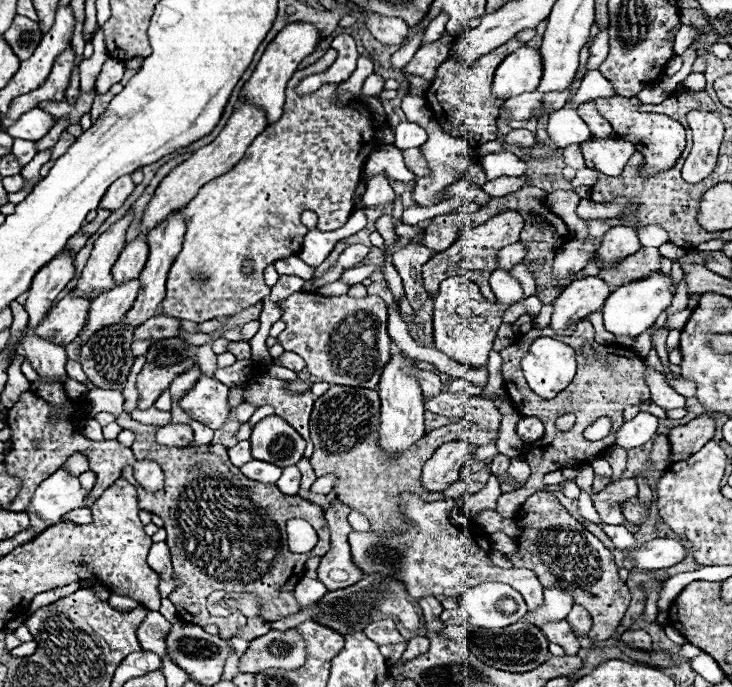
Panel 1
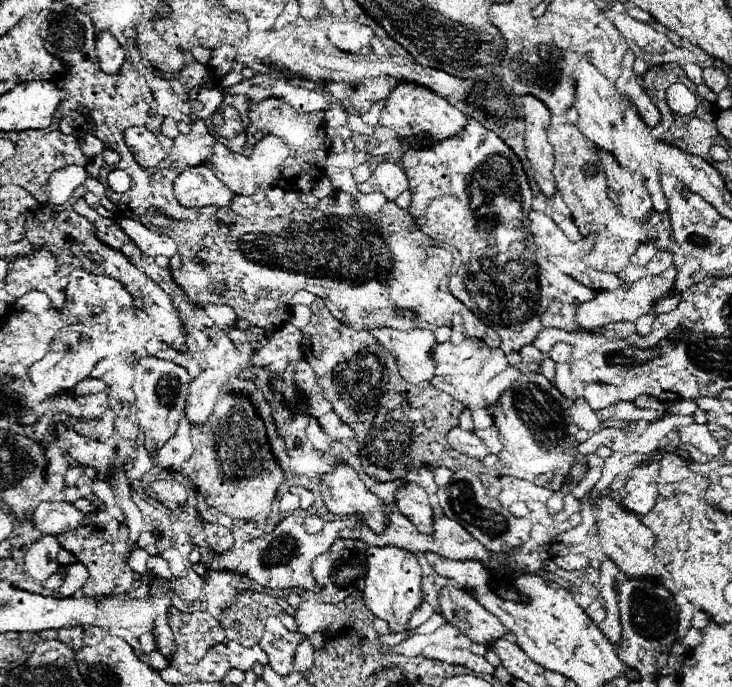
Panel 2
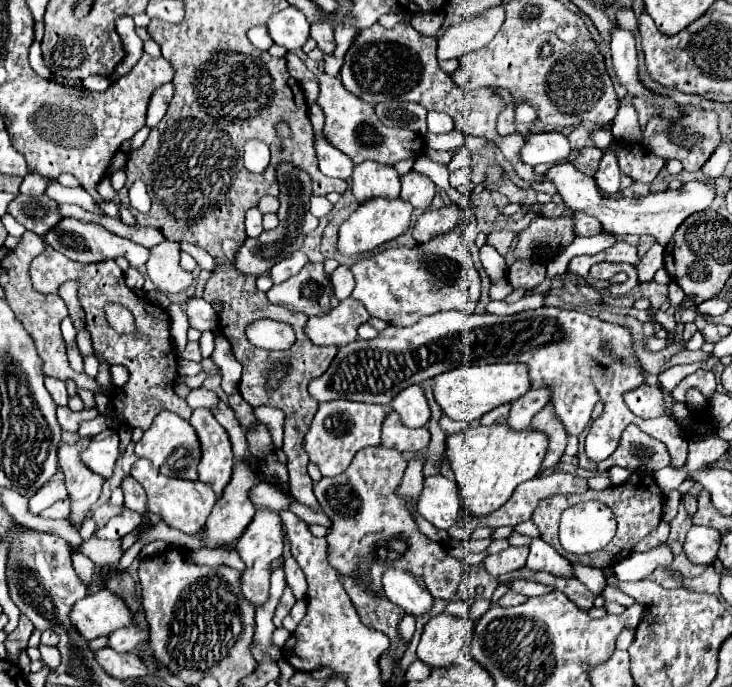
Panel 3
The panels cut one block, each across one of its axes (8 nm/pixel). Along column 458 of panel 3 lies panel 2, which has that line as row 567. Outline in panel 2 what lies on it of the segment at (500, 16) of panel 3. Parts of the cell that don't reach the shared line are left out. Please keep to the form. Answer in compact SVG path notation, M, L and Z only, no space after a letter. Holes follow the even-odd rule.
M42 536L40 540L32 542L32 546L28 548L26 556L28 556L28 564L24 574L34 578L34 580L46 580L50 578L54 572L58 572L58 552L60 552L60 544L54 536Z

